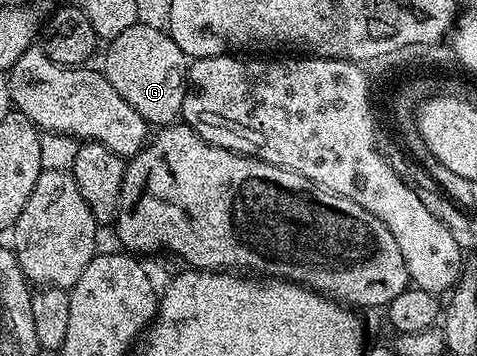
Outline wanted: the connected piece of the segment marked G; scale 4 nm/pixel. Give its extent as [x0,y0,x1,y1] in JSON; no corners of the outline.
[101,22,189,128]

